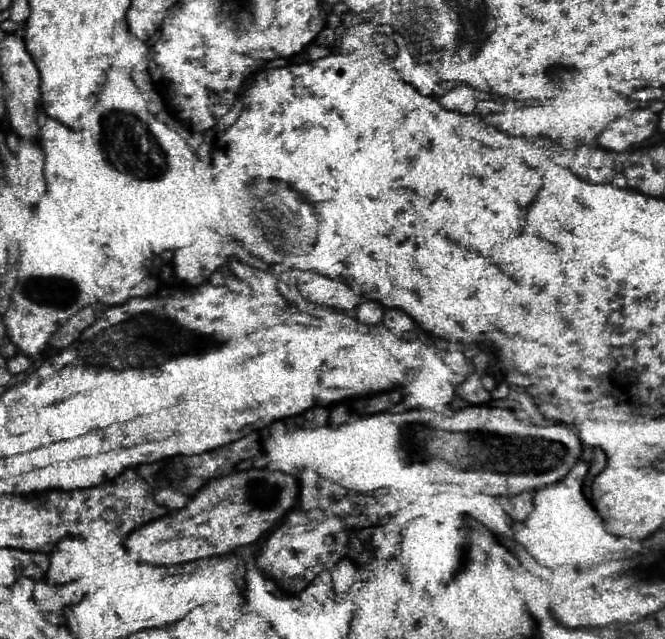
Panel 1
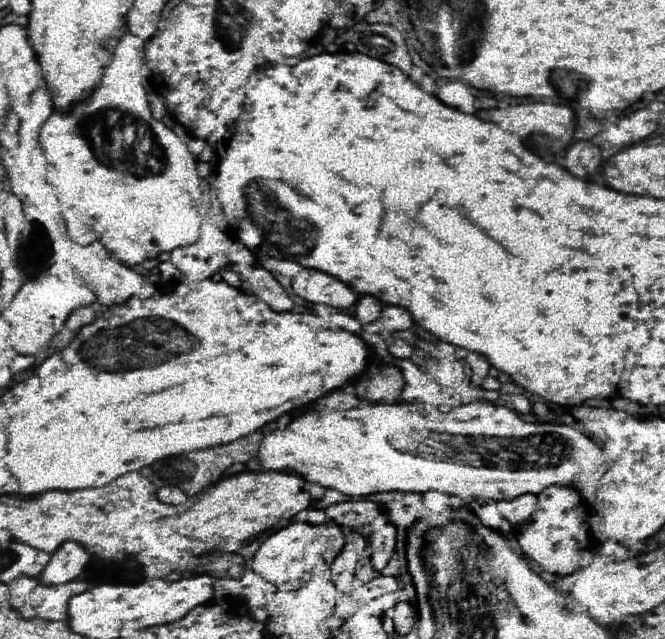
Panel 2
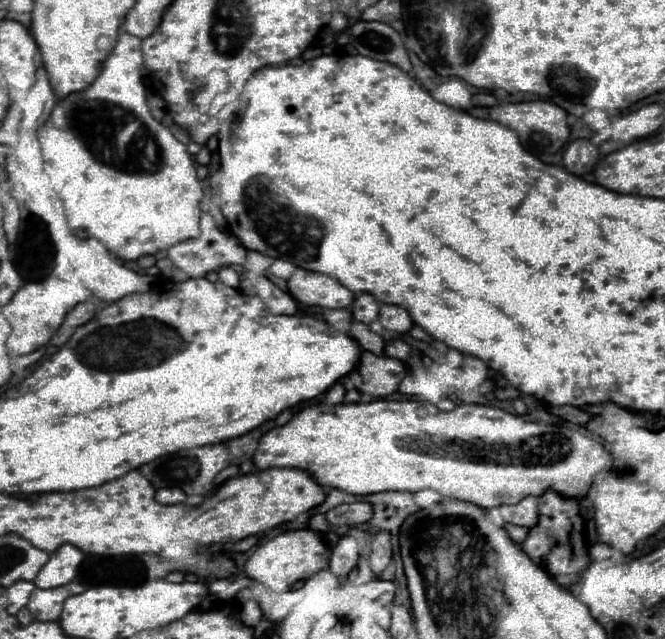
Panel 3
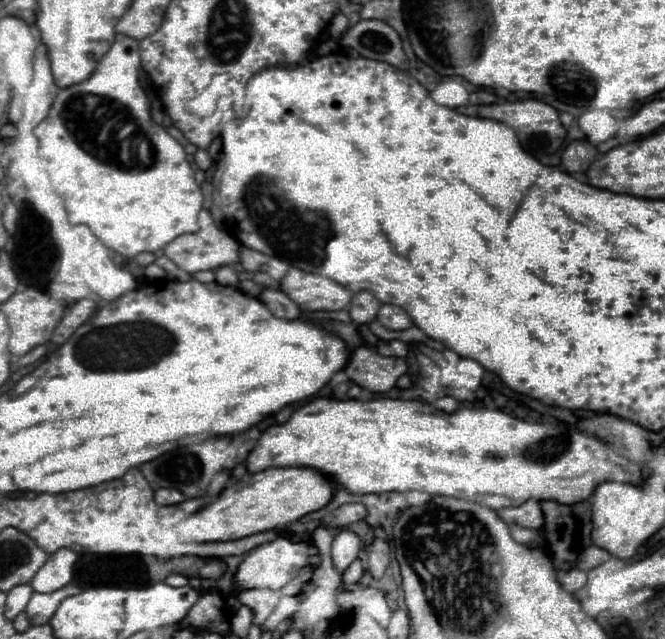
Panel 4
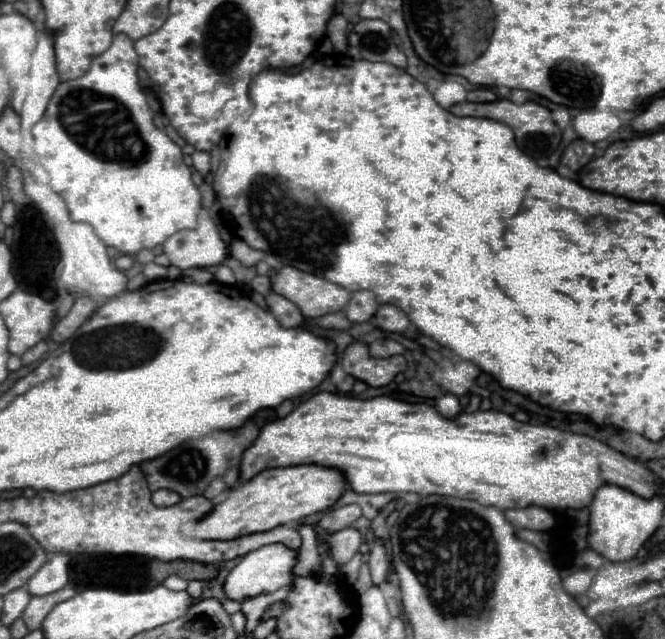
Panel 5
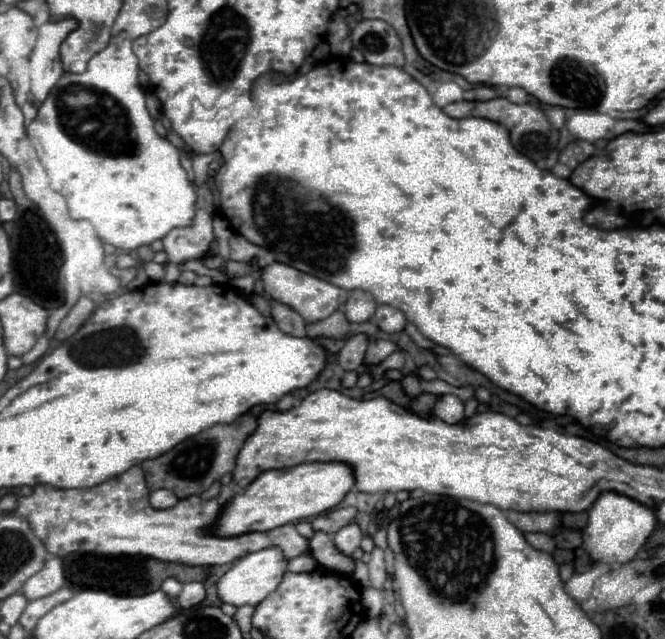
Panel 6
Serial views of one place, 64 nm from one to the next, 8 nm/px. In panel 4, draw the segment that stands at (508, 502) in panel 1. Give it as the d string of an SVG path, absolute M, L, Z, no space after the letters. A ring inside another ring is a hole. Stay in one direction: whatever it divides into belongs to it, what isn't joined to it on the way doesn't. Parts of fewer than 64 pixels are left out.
M526 502L518 508L502 508L500 518L506 524L516 524L532 530L540 530L544 526L544 514L538 502Z

